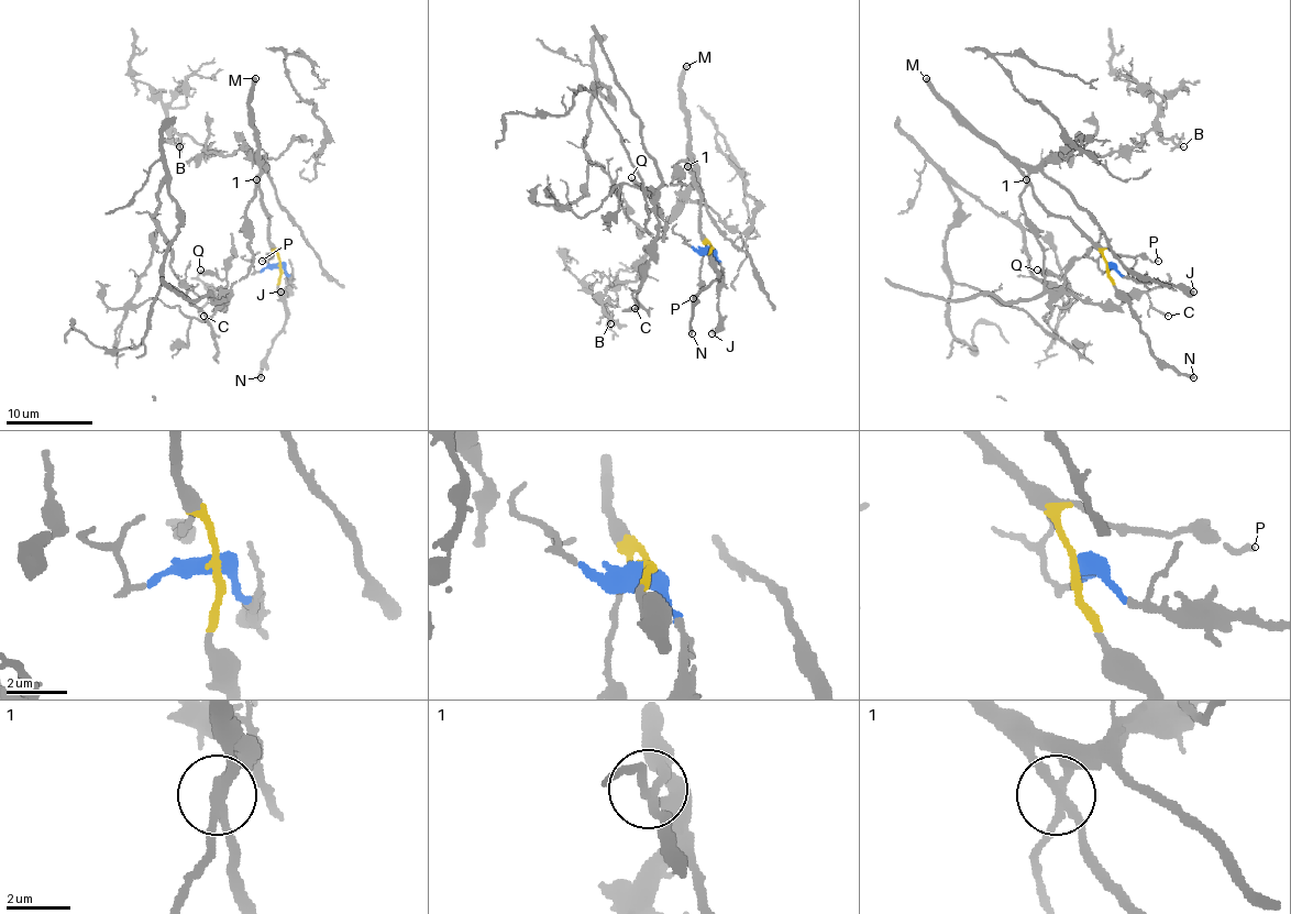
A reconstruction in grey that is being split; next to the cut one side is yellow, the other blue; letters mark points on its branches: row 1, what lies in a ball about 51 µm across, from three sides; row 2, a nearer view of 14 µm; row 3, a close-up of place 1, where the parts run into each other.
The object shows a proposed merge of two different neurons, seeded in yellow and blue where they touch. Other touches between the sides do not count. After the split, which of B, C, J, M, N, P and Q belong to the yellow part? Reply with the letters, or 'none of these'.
M, N, P

